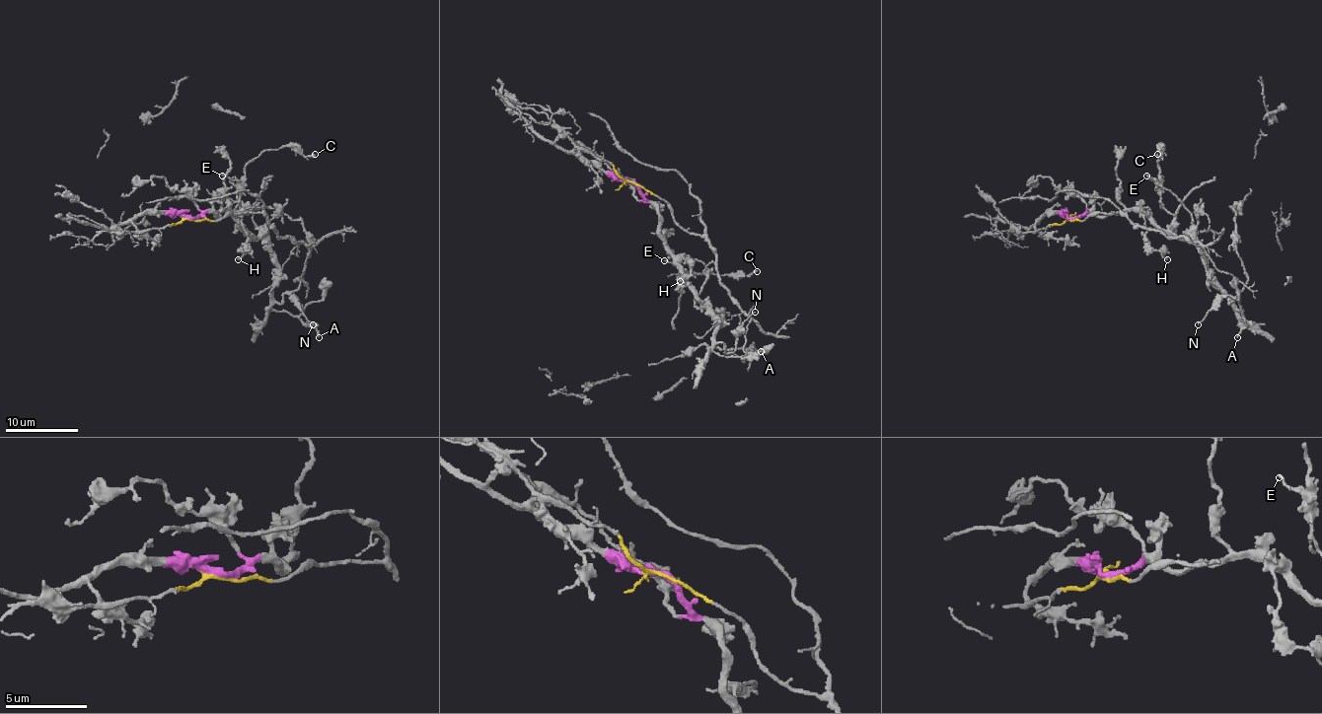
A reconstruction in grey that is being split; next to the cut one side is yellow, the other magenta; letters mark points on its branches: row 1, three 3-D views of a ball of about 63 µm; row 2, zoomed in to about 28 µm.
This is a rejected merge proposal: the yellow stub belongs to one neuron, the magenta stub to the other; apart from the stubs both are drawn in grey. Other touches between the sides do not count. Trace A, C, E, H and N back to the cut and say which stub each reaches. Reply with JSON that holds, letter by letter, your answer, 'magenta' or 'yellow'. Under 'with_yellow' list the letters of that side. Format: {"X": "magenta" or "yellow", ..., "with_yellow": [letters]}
{"A": "magenta", "C": "magenta", "E": "magenta", "H": "magenta", "N": "magenta", "with_yellow": []}

